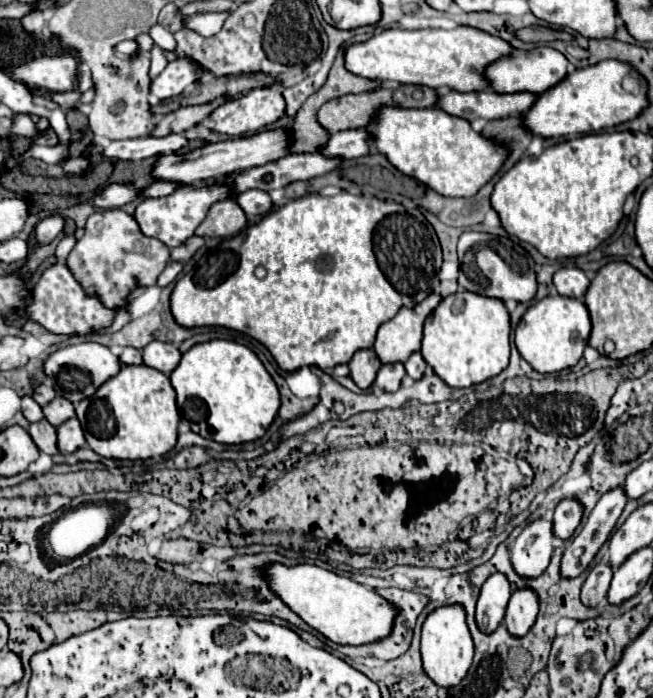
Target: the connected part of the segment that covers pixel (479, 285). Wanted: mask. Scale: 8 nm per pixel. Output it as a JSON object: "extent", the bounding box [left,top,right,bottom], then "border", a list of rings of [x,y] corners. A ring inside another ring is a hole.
{"extent":[457,232,537,302],"border":[[[463,232],[457,244],[457,254],[461,264],[459,288],[475,294],[483,294],[483,296],[499,298],[503,302],[533,300],[537,292],[533,258],[511,238],[501,238],[501,236],[483,234],[483,232]]]}

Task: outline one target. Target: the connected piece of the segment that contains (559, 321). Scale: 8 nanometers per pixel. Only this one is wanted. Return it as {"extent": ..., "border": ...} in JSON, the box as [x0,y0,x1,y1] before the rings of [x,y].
{"extent":[515,296,591,372],"border":[[[547,296],[539,302],[535,302],[517,324],[515,330],[515,346],[519,354],[537,370],[537,372],[559,372],[563,368],[571,368],[579,362],[583,356],[583,350],[587,346],[591,332],[591,320],[589,310],[585,302],[579,298],[567,298],[567,296]]]}

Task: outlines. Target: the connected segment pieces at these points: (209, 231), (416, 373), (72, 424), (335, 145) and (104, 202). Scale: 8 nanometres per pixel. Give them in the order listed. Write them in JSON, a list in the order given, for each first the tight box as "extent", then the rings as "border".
[{"extent":[195,200,247,236],"border":[[[235,200],[217,202],[207,212],[207,218],[195,230],[197,236],[233,236],[247,224],[245,212]]]},{"extent":[405,352,427,380],"border":[[[413,352],[413,354],[409,356],[409,360],[405,362],[407,374],[409,374],[411,378],[415,378],[415,380],[419,380],[419,378],[423,376],[425,368],[427,368],[427,364],[425,364],[425,360],[423,360],[423,356],[421,356],[419,352]]]},{"extent":[57,418,85,452],"border":[[[77,418],[63,422],[57,428],[57,448],[59,448],[59,452],[75,452],[81,446],[85,446],[85,436],[83,436],[83,430],[81,430],[81,424],[77,422]]]},{"extent":[319,128,371,158],"border":[[[363,128],[335,132],[329,136],[327,144],[319,148],[319,152],[327,158],[359,158],[371,152],[369,132]]]},{"extent":[93,184,139,210],"border":[[[109,184],[101,194],[97,194],[93,198],[93,206],[99,210],[121,208],[123,204],[137,198],[137,190],[139,188],[133,184]]]}]

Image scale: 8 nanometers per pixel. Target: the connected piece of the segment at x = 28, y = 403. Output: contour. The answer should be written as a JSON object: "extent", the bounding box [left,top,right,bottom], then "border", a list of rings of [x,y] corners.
{"extent":[23,396,43,422],"border":[[[23,396],[23,416],[29,420],[29,422],[39,422],[43,418],[43,412],[41,412],[41,406],[31,398],[31,396]]]}

